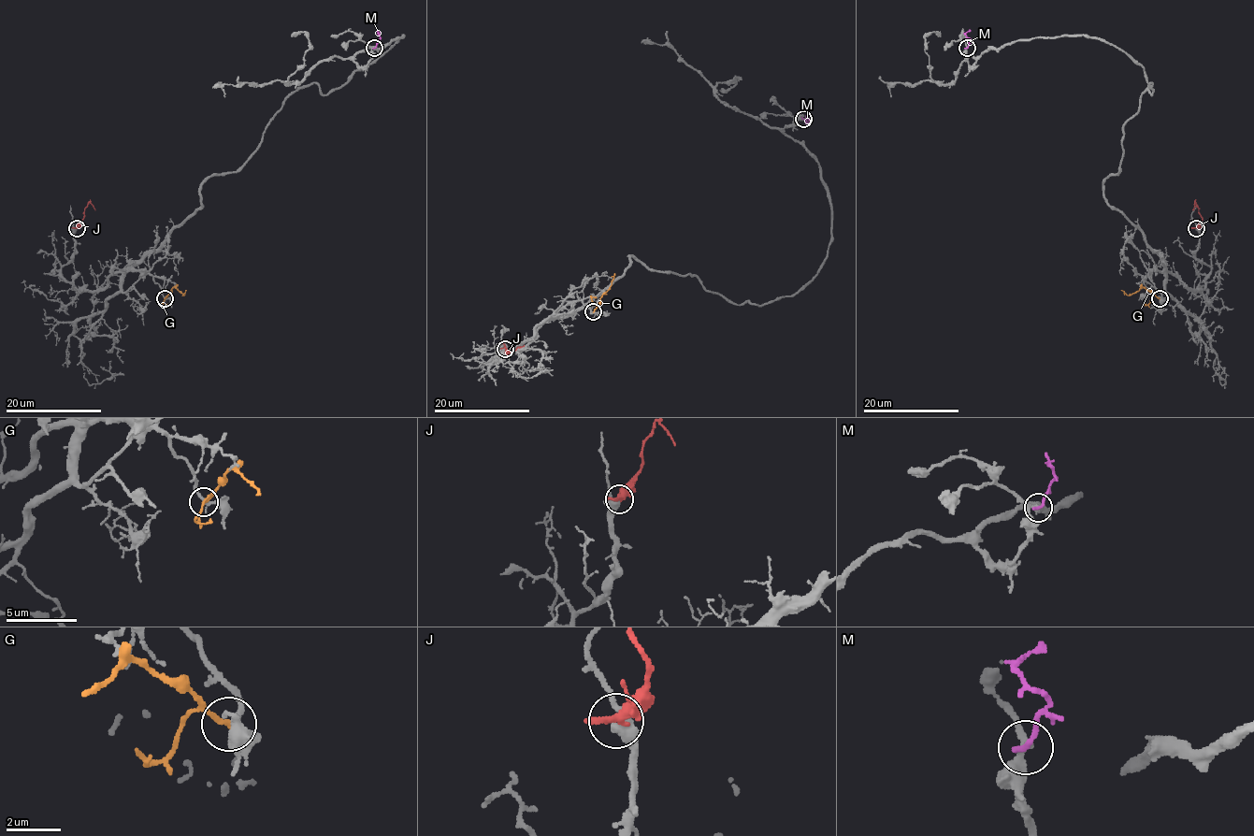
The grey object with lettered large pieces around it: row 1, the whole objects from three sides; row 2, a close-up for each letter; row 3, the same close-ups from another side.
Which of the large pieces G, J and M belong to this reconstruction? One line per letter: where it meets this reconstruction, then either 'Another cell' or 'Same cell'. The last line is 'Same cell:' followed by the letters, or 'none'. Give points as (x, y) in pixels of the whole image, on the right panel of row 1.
G: Touches grey at (1160, 298). Another cell
J: Touches grey at (1196, 228). Another cell
M: Touches grey at (967, 48). Another cell
Same cell: none

